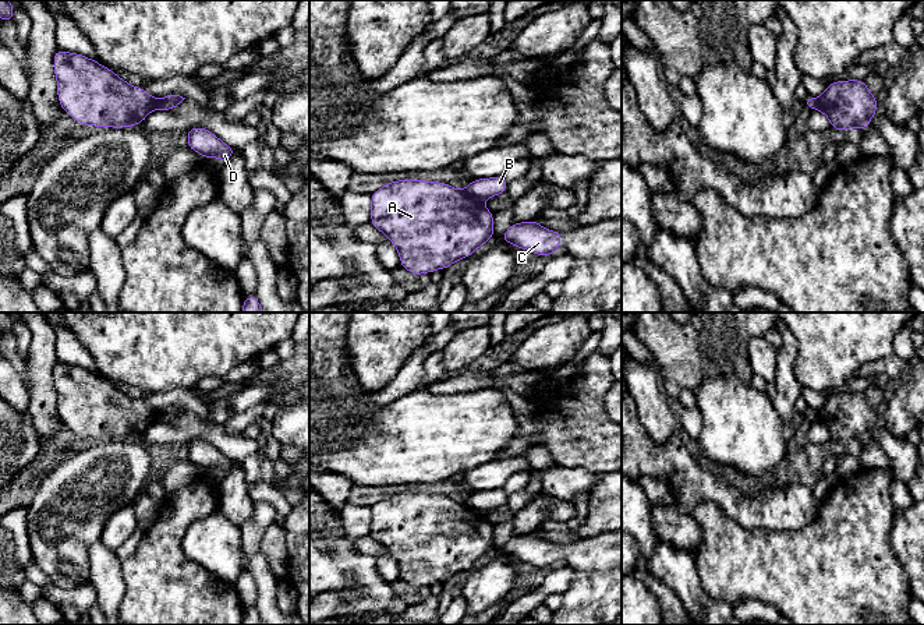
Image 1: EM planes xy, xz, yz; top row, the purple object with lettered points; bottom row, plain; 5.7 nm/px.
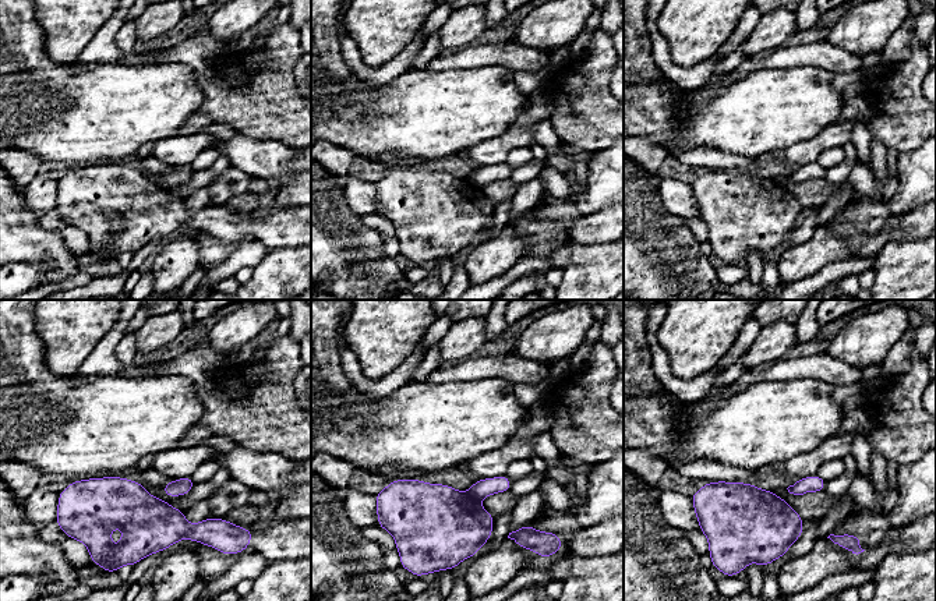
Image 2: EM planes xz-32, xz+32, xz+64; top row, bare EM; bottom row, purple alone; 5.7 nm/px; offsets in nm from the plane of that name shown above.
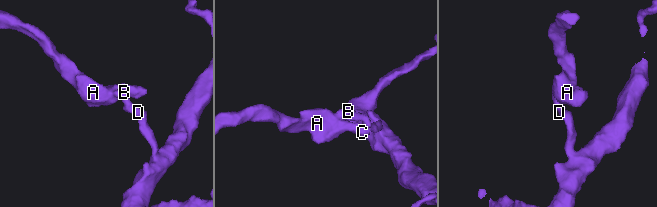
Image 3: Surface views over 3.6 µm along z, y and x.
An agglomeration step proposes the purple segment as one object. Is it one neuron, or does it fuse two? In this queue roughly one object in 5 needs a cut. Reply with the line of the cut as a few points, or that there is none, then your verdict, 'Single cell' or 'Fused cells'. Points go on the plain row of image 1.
Split along xz (464, 502), (481, 515). Fused cells

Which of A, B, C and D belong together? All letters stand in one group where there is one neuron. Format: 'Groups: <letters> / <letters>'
Groups: A C / B D

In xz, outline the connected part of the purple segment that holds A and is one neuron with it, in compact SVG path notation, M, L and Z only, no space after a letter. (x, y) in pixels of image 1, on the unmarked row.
M404 491L371 506L371 534L397 561L400 579L415 589L445 583L493 551L493 525L447 495Z

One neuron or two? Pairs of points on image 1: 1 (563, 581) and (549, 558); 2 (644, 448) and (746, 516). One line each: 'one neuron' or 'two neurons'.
1: two neurons
2: one neuron

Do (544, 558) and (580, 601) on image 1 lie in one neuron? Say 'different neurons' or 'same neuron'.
different neurons

